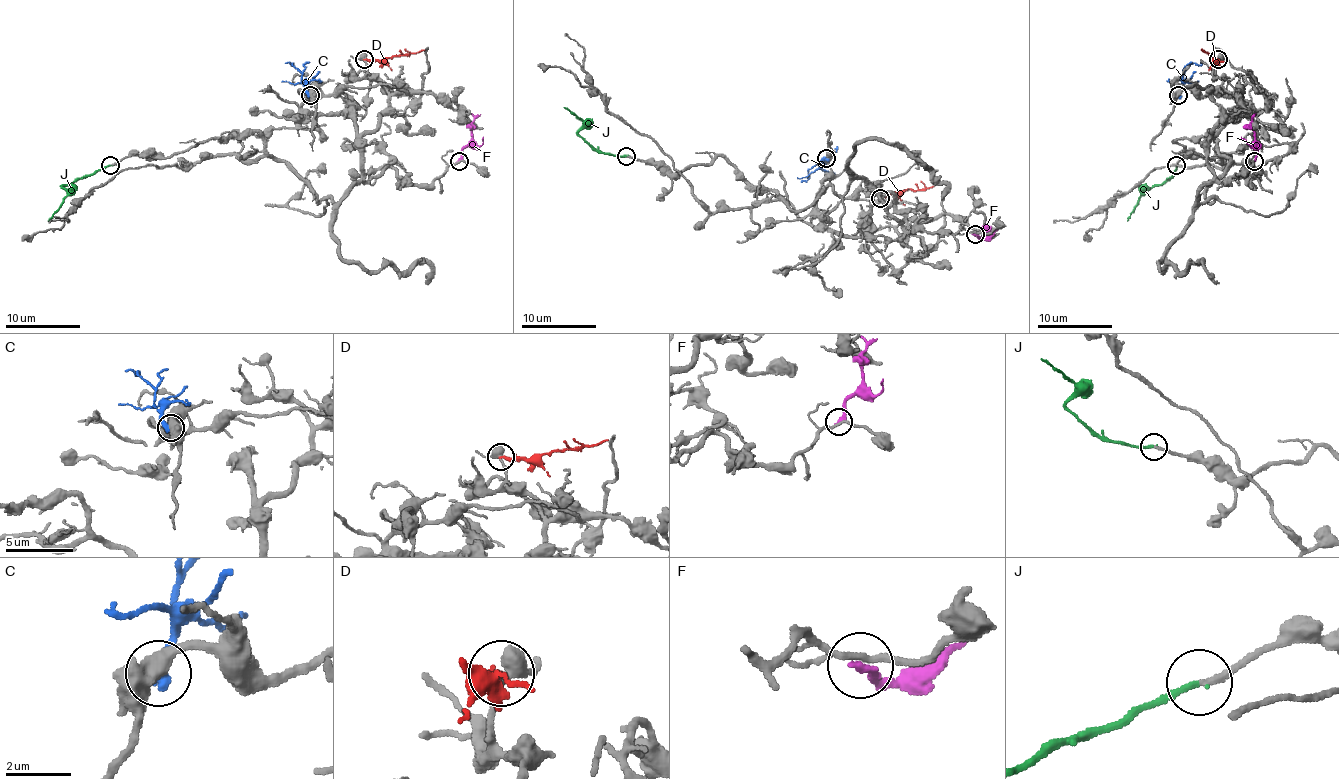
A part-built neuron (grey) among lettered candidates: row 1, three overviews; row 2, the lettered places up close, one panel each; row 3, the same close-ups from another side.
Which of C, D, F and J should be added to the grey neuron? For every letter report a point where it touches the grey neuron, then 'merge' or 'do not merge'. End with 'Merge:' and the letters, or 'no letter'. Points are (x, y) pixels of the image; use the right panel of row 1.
C: (1178, 95) | do not merge
D: (1218, 59) | do not merge
F: (1254, 161) | do not merge
J: (1176, 165) | merge
Merge: J

